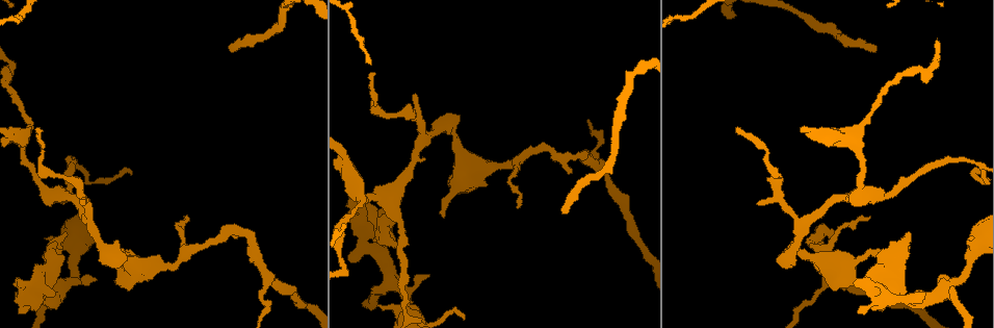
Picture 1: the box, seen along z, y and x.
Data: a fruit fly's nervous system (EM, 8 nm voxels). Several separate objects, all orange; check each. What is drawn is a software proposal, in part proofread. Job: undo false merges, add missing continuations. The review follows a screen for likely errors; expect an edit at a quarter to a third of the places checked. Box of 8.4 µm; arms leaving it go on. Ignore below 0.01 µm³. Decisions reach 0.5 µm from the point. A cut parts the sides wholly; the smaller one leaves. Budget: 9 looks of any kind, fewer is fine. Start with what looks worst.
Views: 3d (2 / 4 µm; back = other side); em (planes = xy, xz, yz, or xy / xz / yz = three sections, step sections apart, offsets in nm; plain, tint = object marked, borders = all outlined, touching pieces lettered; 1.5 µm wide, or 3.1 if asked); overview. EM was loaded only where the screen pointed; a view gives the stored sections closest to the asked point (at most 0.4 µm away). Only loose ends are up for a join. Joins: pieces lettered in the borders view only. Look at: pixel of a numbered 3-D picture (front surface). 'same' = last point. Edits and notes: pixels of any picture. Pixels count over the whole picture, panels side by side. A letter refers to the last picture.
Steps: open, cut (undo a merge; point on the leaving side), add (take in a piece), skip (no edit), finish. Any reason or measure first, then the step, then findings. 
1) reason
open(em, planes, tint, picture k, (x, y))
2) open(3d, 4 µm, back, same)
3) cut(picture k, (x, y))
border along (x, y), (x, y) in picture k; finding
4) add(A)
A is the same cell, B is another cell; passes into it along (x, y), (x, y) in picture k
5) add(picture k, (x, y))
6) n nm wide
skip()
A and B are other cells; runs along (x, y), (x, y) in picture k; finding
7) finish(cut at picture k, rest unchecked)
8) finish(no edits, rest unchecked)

free end
open(em, planes, borders, picture 1, (235, 50))

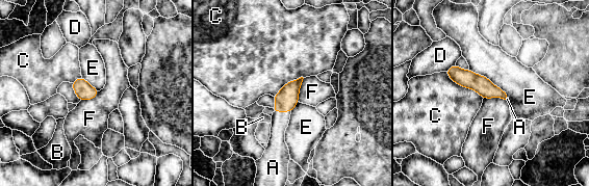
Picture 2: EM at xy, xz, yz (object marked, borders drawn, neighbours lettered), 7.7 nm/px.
140 nm wide
add(A)
A is the same cell, B, C, D, E and F are other cells; passes into it along (287, 98), (282, 111), (280, 121) in picture 2; the neuron continues

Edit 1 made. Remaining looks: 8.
redraw
open(overview)

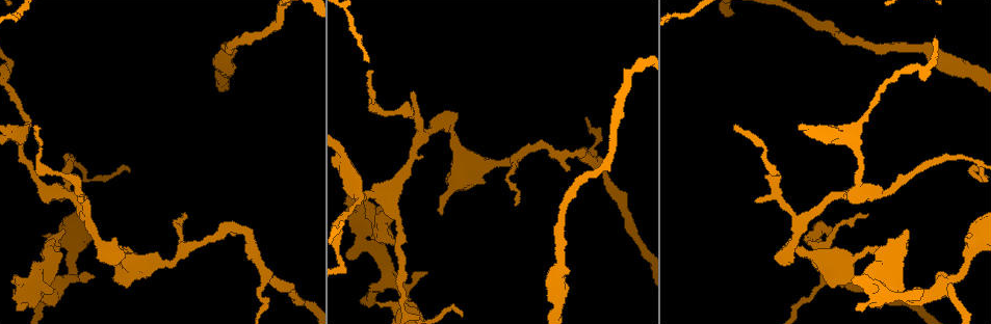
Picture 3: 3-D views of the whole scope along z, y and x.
branch stops here
open(em, planes, plain, picture 3, (904, 231))

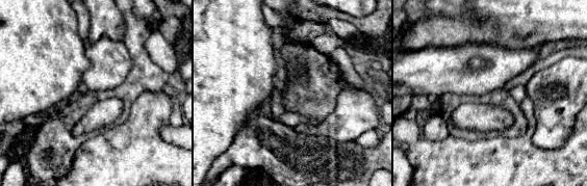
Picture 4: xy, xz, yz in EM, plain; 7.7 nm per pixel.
what lies round it
open(em, planes, borders, same)

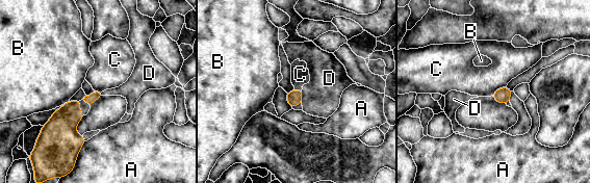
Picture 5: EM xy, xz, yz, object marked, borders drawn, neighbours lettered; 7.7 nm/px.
add(D)
D is the same cell, A, B and C are other cells; the neuron continues

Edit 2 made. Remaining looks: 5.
looks like a crossing
open(3d, 4 µm, picture 3, (904, 295))

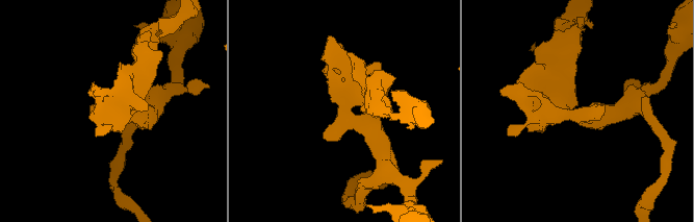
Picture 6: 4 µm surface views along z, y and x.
open(em, planes, borders, picture 6, (351, 116))

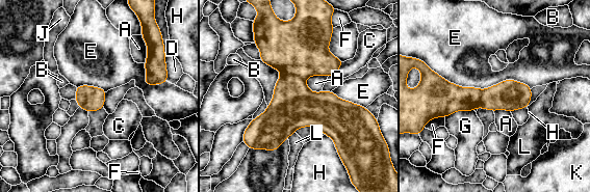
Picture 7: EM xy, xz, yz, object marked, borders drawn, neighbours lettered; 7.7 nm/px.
cut(picture 7, (293, 105))
A, B, C, D, E, F, G, H, J, K and L are other cells; border along (281, 74), (298, 75), (305, 80) in picture 7; two neurons meet here

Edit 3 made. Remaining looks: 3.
redraw
open(overview)

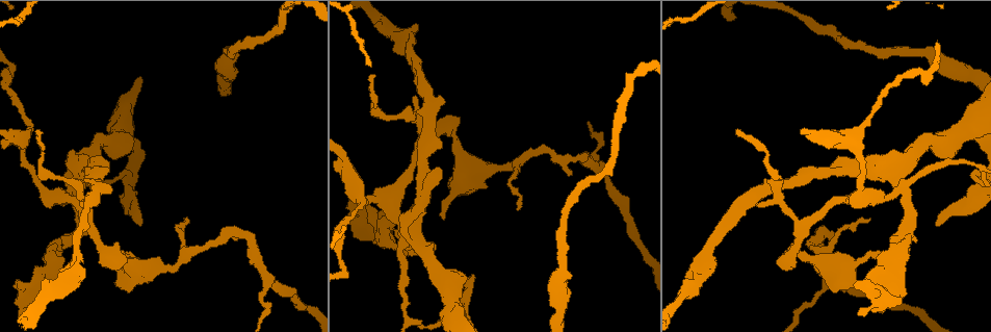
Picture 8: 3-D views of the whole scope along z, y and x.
sharp bend
open(3d, 4 µm, back, picture 8, (453, 136))

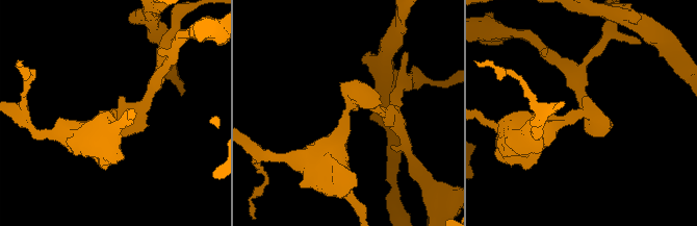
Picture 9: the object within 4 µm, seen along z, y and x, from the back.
open(em, planes, borders, picture 9, (347, 109))

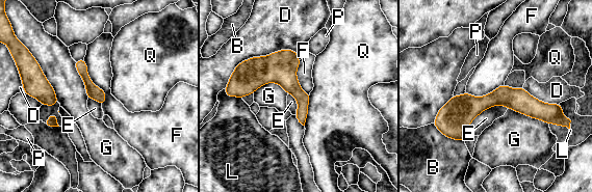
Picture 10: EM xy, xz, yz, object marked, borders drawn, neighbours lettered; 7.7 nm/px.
skip()
B, D, E, F, G, L, P and Q are other cells; border along (83, 59), (105, 93), (102, 106) in picture 10; all the same neuron

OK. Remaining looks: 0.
finish(add at picture 2, add at picture 5, cut at picture 7, rest unchecked)

